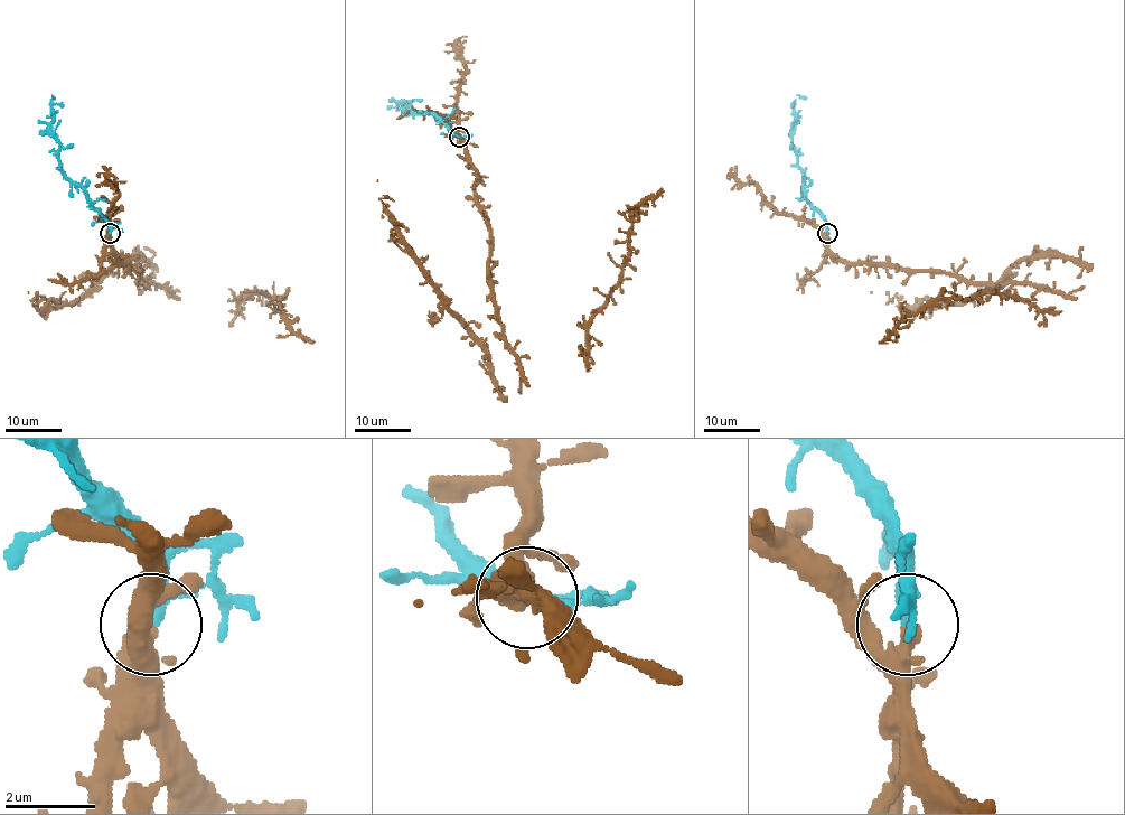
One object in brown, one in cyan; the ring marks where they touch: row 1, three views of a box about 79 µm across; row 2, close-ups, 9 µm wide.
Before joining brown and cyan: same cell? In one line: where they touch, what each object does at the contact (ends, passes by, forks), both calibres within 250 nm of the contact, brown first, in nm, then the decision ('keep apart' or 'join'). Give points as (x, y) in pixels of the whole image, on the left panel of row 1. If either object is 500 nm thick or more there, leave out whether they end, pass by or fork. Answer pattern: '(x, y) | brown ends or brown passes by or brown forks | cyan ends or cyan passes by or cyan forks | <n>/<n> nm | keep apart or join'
(110, 233) | brown ends | cyan passes by | 460/300 nm | keep apart

